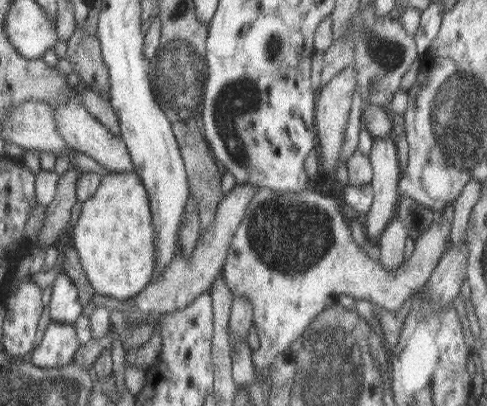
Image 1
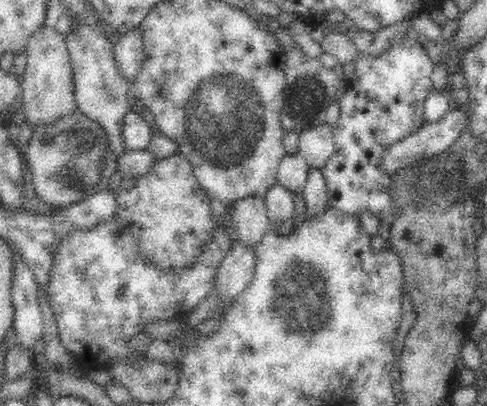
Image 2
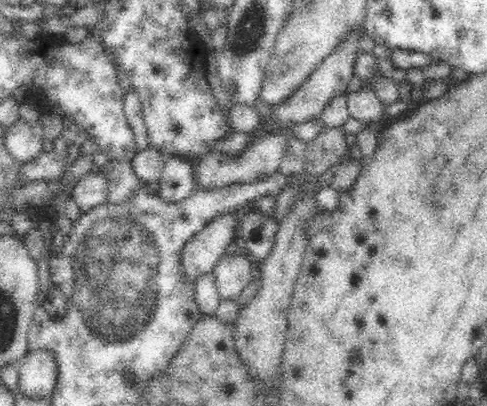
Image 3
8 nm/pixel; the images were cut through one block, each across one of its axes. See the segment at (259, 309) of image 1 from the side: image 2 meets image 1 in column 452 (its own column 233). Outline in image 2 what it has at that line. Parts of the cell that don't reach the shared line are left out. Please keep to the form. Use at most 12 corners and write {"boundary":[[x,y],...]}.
{"boundary":[[264,196],[232,204],[236,244],[248,250],[272,230]]}

